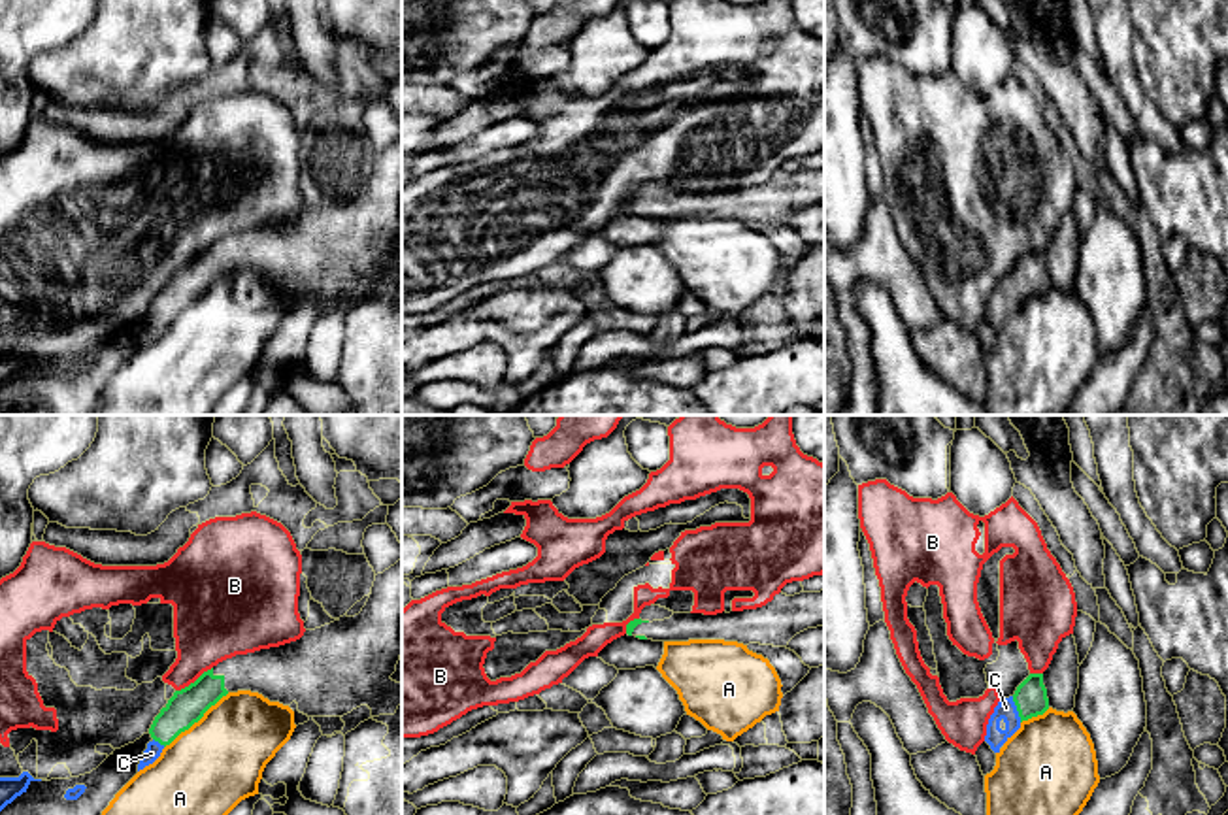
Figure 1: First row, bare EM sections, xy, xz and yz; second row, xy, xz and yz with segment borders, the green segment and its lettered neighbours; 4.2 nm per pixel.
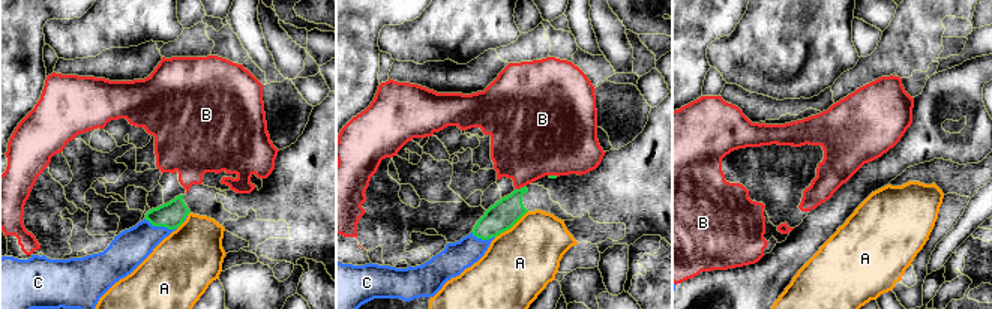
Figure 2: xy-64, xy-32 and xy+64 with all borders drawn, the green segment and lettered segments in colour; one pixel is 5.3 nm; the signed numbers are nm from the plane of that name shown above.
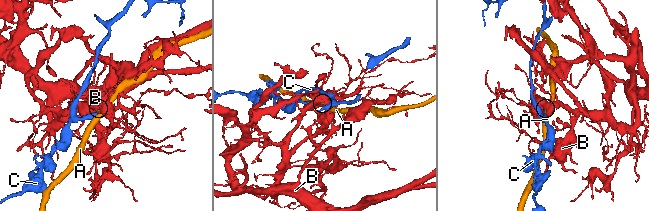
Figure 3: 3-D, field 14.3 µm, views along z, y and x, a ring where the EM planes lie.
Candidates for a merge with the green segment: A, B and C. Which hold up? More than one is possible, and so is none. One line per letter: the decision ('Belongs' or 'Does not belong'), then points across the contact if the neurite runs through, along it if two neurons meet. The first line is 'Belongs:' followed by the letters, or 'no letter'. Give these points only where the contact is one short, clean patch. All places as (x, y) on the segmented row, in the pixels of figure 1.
Belongs: C
A: Does not belong. Boundary: xy (229, 693), (165, 748)
B: Does not belong
C: Belongs. Path across: yz (1030, 697), (1017, 710), (1006, 708)

